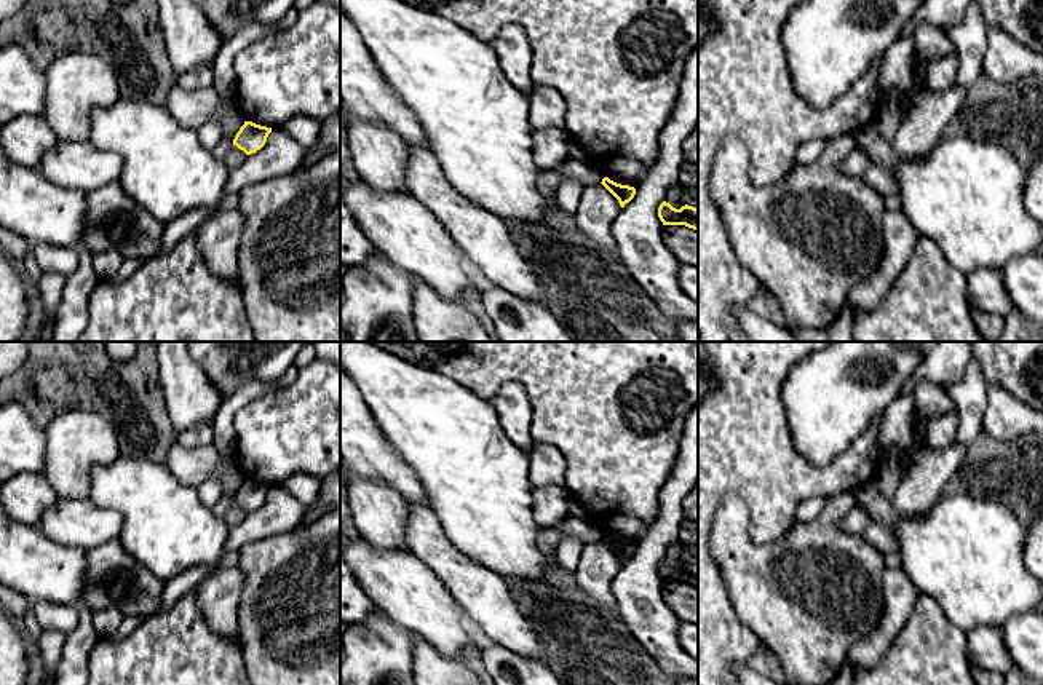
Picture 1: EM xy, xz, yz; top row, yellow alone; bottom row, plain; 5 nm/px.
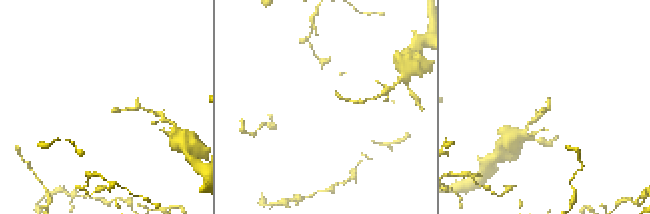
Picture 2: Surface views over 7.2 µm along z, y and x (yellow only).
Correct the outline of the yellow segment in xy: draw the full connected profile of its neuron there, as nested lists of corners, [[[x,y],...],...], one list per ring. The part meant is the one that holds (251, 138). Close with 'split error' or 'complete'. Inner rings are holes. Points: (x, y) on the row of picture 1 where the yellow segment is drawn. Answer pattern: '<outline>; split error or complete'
[[[244,121],[233,139],[233,145],[236,145],[246,155],[256,153],[265,145],[270,133],[272,128],[260,126],[252,121]]]; complete

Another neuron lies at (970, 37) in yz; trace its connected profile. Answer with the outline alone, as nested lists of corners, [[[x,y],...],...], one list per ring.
[[[971,0],[963,19],[944,32],[958,54],[957,86],[968,88],[981,73],[987,48],[987,21],[978,0]]]

